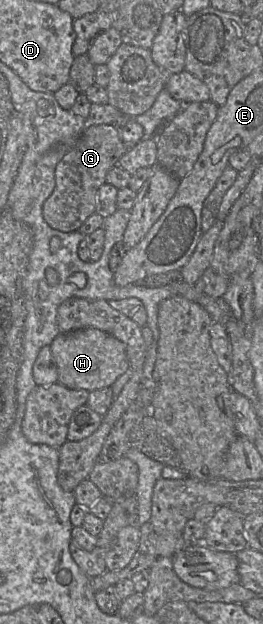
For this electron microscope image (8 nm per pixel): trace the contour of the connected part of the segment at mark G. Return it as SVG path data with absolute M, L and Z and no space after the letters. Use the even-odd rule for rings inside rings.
M88 124L79 140L66 151L55 168L55 188L43 204L43 218L53 229L77 231L95 212L96 195L107 172L128 151L117 126Z

